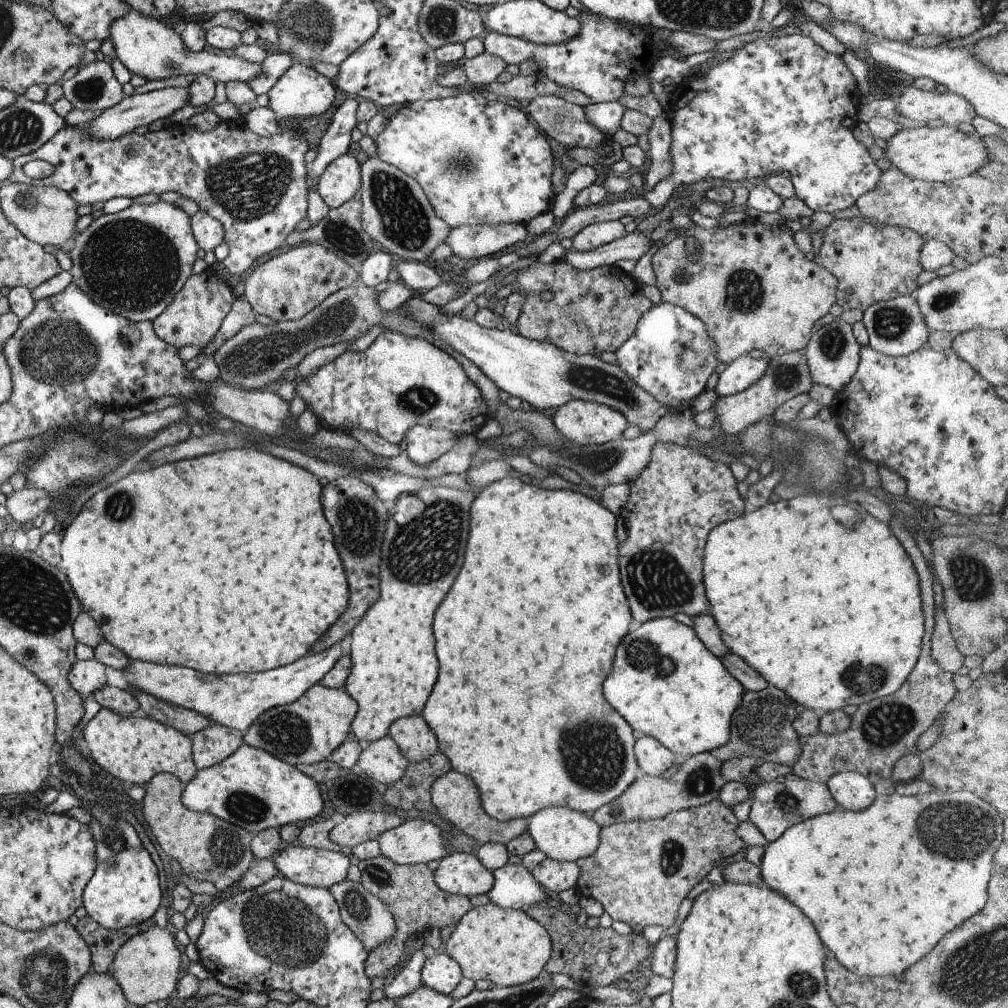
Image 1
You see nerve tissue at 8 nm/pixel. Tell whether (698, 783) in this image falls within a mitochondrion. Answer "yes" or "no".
yes

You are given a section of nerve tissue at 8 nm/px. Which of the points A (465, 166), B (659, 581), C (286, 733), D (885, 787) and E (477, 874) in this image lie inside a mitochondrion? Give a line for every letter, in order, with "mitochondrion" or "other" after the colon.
A: mitochondrion
B: mitochondrion
C: mitochondrion
D: other
E: other

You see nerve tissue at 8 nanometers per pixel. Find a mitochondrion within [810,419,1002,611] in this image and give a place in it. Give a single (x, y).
(972, 580)

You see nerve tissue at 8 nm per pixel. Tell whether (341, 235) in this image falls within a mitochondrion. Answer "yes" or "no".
yes

